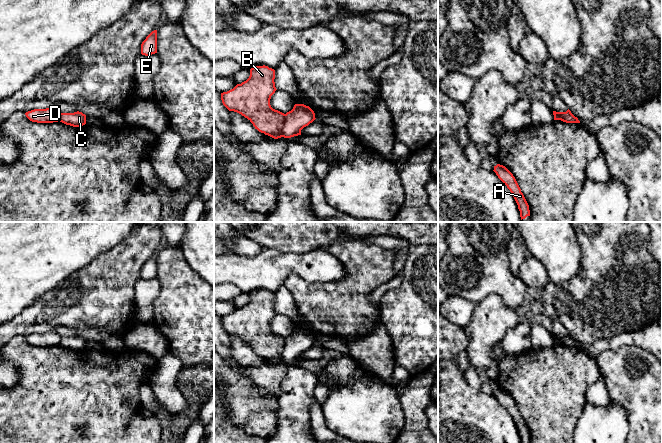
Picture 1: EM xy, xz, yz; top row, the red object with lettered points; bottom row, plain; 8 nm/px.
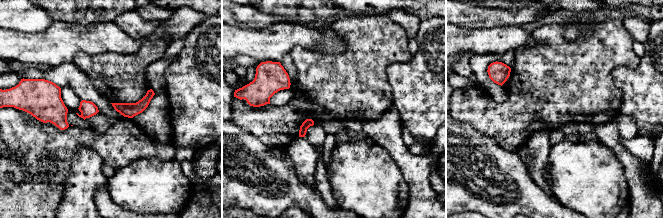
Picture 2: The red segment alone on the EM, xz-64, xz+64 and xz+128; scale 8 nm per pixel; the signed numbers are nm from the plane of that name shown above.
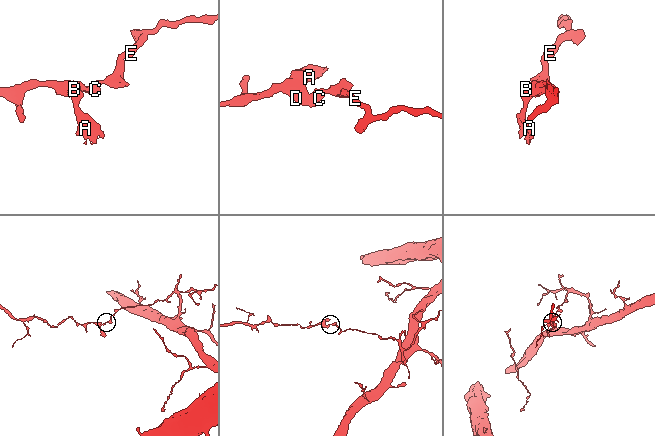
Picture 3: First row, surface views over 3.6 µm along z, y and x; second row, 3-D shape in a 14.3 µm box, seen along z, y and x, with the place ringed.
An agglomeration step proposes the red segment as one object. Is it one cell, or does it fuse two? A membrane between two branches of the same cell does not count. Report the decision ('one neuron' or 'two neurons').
two neurons

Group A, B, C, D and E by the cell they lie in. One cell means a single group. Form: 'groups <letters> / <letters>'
groups A B D / C E

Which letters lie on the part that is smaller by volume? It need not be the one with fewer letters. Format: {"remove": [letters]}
{"remove": ["A", "B", "D"]}

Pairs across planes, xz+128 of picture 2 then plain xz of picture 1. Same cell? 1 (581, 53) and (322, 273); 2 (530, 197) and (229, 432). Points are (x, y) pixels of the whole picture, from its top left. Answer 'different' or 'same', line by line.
1: different
2: different

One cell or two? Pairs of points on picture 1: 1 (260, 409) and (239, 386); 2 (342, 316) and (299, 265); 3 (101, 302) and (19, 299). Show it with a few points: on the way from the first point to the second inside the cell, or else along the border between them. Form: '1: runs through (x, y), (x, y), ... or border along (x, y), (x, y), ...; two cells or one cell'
1: runs through (254, 403), (243, 392); one cell
2: border along (292, 273), (296, 273), (308, 281), (337, 280); two cells
3: border along (57, 287), (44, 293), (18, 314); two cells

